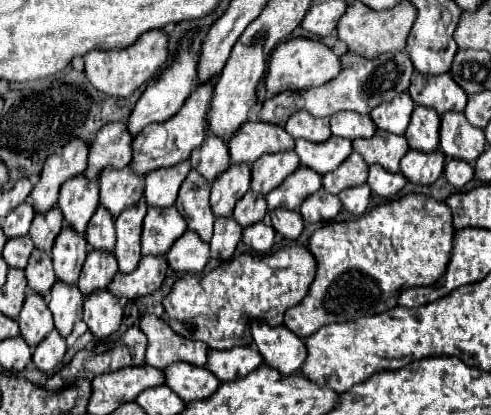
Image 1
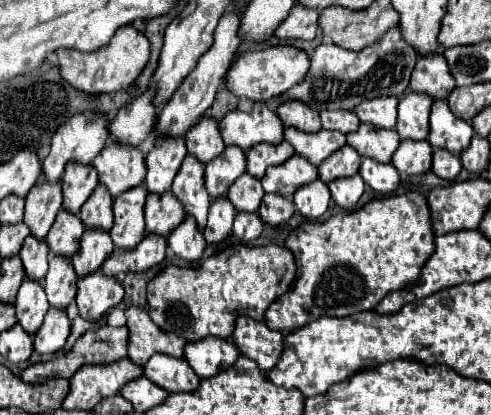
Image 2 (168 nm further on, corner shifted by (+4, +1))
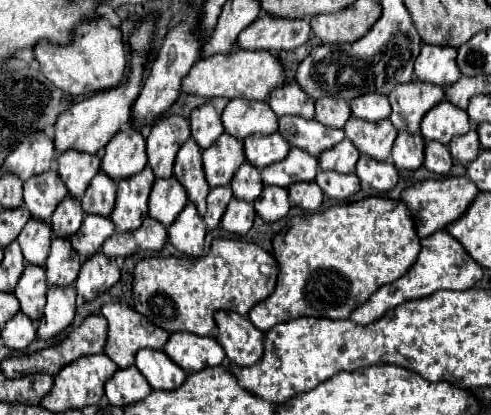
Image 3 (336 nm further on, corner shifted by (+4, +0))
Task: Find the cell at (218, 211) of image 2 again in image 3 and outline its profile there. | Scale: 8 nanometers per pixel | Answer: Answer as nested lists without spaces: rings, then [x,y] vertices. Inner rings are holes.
[[[211,188],[209,196],[207,196],[207,214],[205,214],[205,224],[207,224],[207,230],[213,230],[219,226],[221,222],[221,216],[227,208],[231,200],[231,188]]]

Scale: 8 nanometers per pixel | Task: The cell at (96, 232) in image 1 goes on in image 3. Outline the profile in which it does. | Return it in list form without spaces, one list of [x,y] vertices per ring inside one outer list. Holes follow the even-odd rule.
[[[101,170],[95,180],[91,180],[85,196],[81,198],[85,214],[101,214],[109,216],[115,204],[117,196],[117,184]]]

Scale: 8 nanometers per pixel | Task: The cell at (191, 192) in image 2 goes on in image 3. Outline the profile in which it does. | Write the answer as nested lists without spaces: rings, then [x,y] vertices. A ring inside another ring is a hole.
[[[189,138],[183,148],[179,150],[175,158],[175,178],[181,182],[181,186],[187,190],[189,200],[195,204],[197,212],[203,216],[205,214],[205,200],[209,194],[209,184],[203,174],[203,164],[201,164],[201,148],[195,144],[193,138]]]

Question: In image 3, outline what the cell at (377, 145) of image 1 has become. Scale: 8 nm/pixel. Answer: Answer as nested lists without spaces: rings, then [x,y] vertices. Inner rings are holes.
[[[349,118],[343,132],[357,146],[361,154],[367,154],[375,160],[387,160],[391,156],[393,140],[397,136],[395,126],[391,124],[389,118],[381,122]]]

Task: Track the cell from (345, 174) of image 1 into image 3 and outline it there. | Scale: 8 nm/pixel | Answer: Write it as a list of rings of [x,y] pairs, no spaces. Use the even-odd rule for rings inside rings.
[[[345,138],[335,148],[321,152],[319,166],[321,166],[321,170],[335,170],[341,174],[351,174],[351,172],[355,172],[357,160],[359,160],[359,150],[351,144],[351,140]]]

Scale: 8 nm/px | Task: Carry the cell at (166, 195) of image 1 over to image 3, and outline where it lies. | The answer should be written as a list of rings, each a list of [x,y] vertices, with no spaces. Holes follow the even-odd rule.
[[[171,114],[159,118],[147,138],[147,158],[155,178],[171,178],[175,156],[191,130],[183,116]]]

